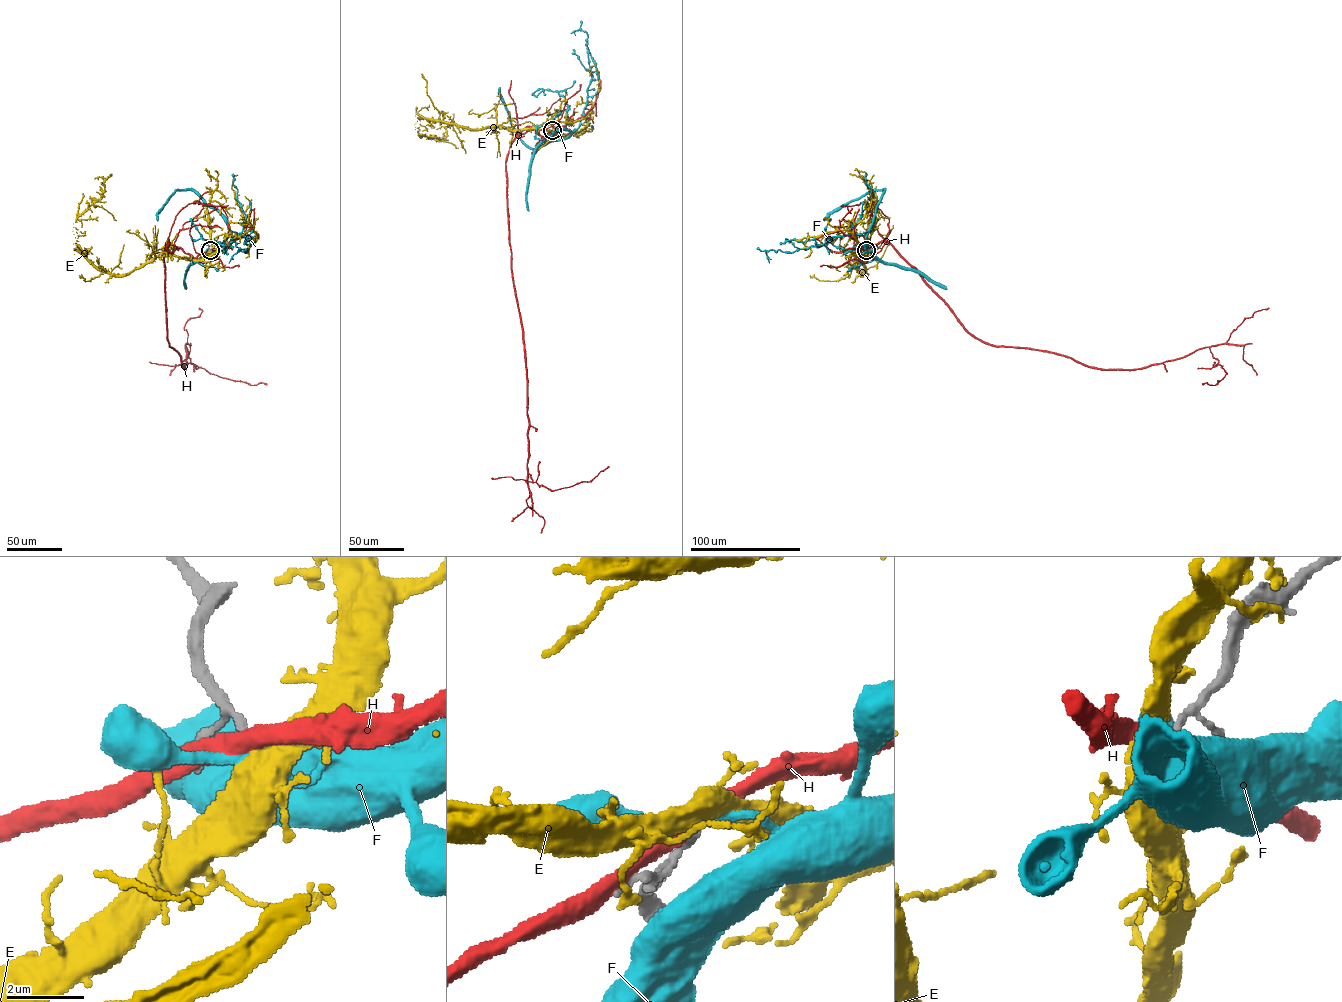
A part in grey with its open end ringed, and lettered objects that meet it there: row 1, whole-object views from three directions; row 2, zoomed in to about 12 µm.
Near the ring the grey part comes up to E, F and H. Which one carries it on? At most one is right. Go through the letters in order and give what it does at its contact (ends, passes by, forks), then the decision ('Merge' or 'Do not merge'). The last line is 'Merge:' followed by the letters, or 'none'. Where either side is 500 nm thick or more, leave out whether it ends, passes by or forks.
E: It passes by. Merge
F: It passes by. Do not merge
H: It passes by. Do not merge
Merge: E

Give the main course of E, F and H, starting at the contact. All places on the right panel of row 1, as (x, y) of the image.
E: (866, 250), (862, 275), (857, 270), (854, 243), (870, 227), (876, 196), (859, 176), (849, 173)
F: (866, 250), (866, 236), (884, 190), (873, 190), (850, 200), (823, 220)
H: (866, 250), (868, 258), (867, 248), (887, 241), (990, 344), (1116, 369), (1209, 347), (1226, 373), (1202, 384)

